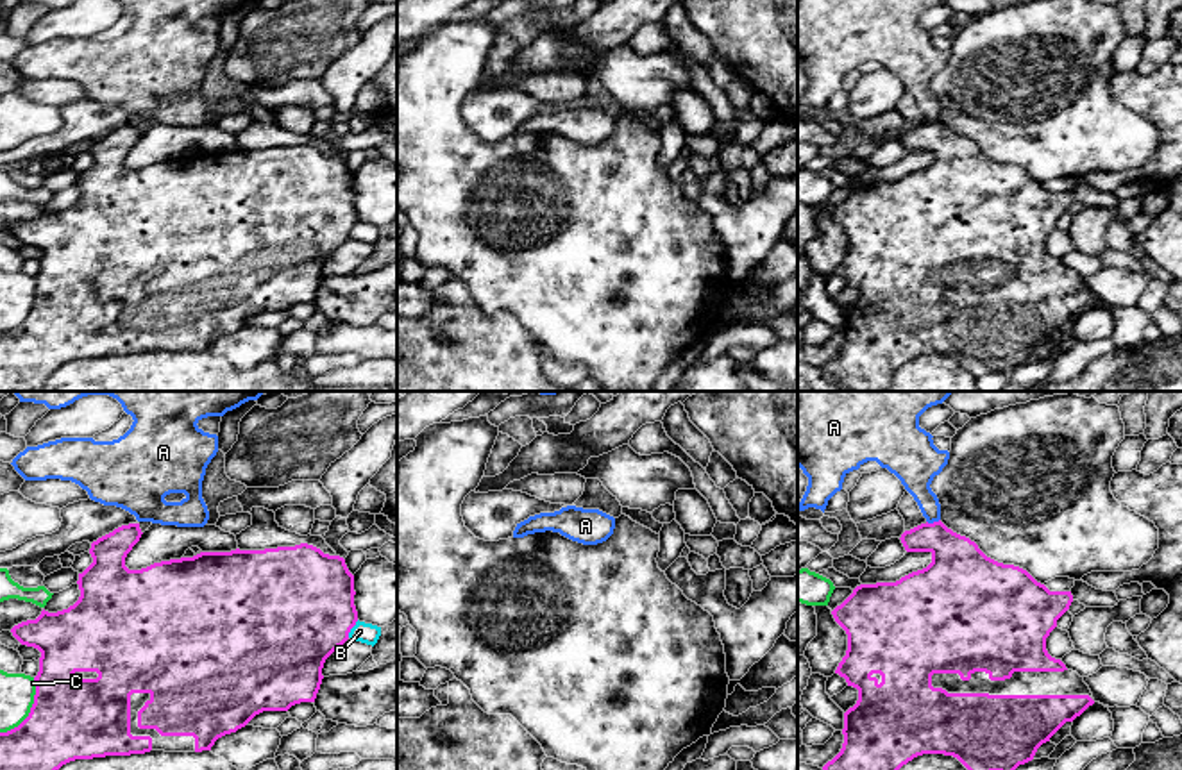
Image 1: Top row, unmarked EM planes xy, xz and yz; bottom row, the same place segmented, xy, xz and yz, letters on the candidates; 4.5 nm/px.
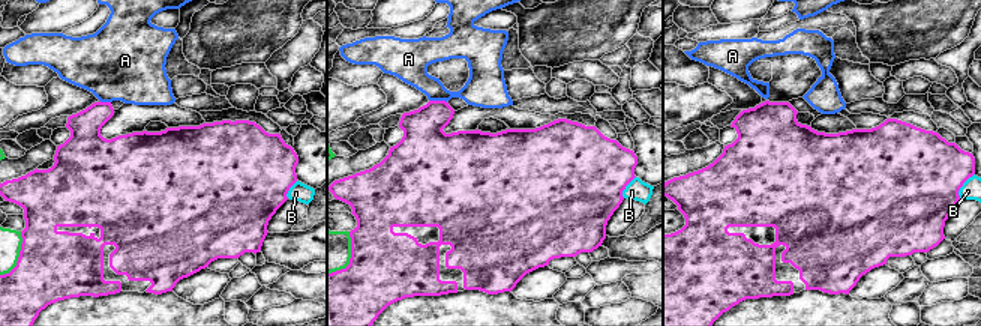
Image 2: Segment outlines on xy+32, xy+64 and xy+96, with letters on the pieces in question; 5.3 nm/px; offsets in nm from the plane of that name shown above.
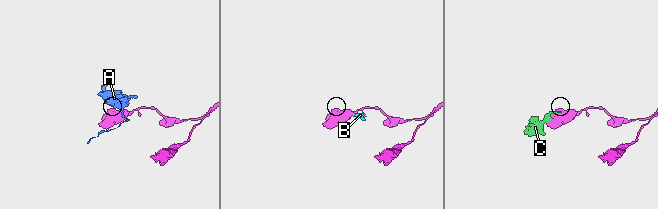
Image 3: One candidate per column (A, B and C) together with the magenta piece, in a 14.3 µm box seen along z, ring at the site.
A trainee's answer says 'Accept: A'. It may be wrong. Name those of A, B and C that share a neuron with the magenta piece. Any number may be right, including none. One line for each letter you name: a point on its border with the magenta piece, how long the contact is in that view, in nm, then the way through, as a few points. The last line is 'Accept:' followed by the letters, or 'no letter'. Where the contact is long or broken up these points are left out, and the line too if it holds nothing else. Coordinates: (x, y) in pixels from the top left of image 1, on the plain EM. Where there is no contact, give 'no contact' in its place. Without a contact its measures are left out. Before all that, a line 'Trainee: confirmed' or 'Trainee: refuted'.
Trainee: refuted
Accept: no letter

